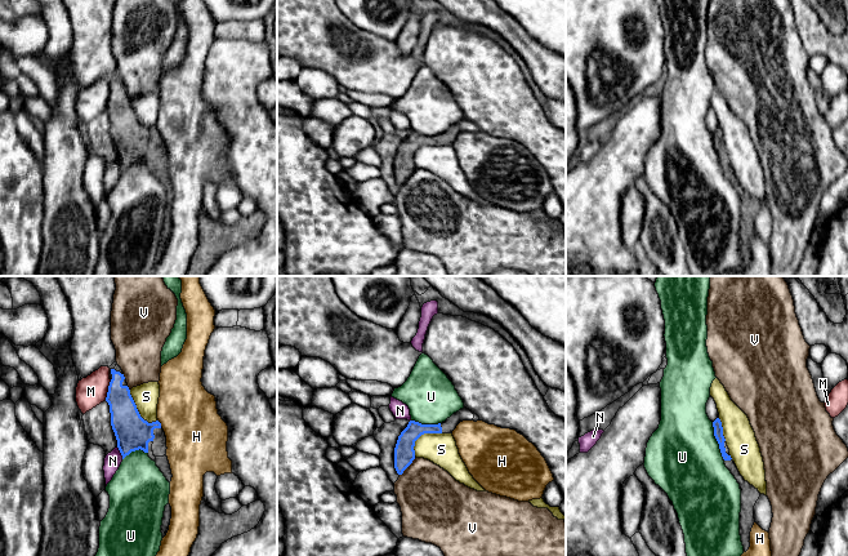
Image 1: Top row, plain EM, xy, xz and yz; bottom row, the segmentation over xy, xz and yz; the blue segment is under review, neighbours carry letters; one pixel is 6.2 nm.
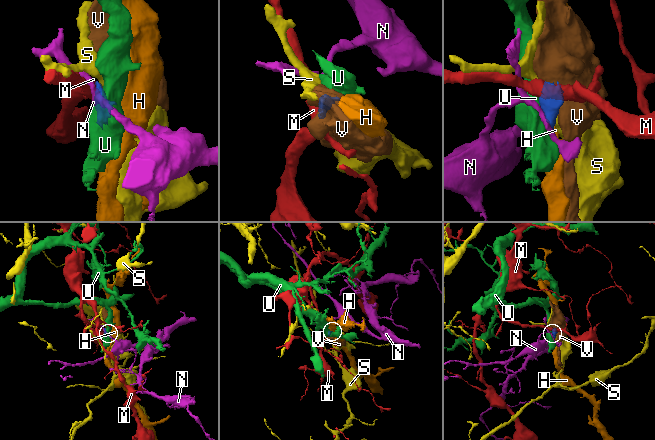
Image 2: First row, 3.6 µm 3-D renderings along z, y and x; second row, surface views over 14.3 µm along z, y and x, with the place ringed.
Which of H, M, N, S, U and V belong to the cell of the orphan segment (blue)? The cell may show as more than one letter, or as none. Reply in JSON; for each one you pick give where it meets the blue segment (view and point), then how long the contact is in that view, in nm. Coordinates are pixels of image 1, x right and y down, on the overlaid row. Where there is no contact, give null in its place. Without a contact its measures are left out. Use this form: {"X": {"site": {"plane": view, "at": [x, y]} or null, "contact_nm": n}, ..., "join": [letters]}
{"join": []}

